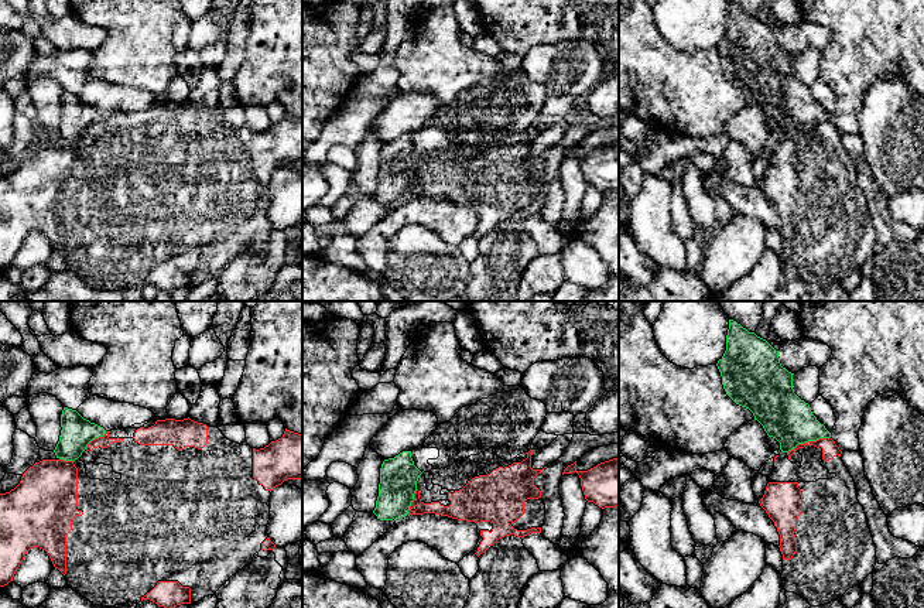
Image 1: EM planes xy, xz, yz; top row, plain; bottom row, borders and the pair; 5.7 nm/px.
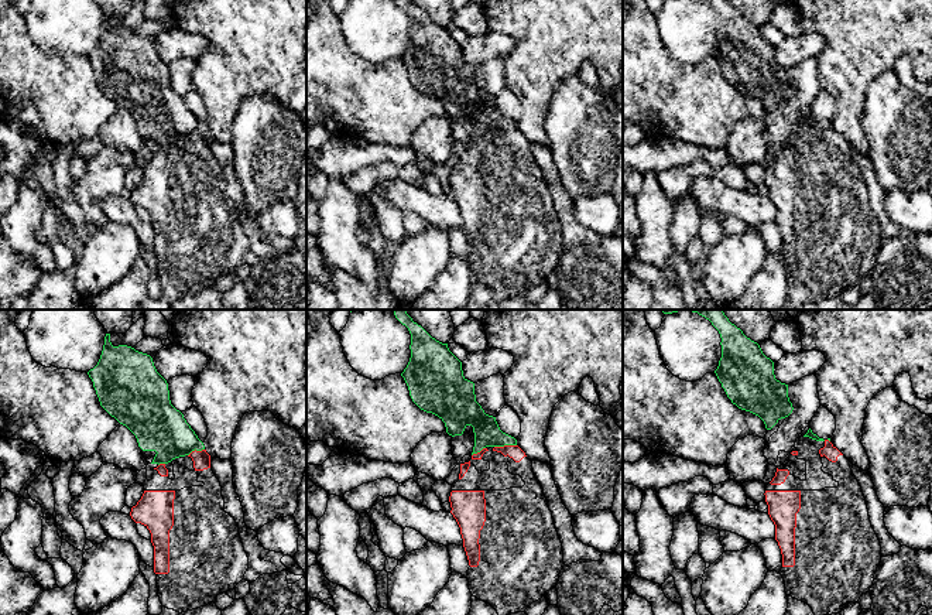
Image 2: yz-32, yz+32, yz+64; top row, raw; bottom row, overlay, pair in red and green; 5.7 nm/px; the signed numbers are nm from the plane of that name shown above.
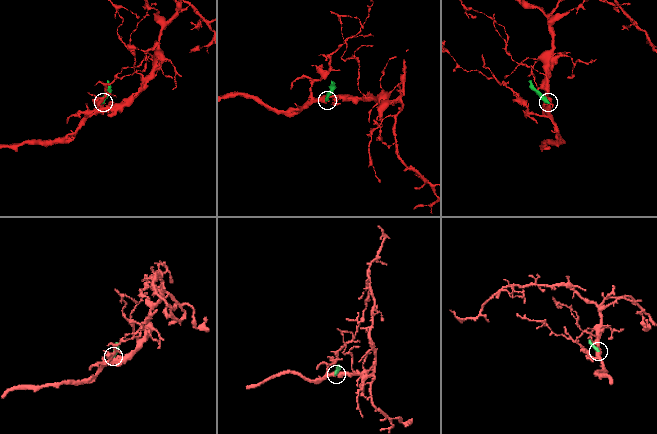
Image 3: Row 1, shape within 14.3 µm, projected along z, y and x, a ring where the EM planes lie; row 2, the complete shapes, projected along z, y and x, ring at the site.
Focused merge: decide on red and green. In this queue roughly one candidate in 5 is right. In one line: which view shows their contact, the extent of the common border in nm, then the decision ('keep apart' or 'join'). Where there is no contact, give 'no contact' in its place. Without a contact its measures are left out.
contact in yz; length 240 nm; keep apart

